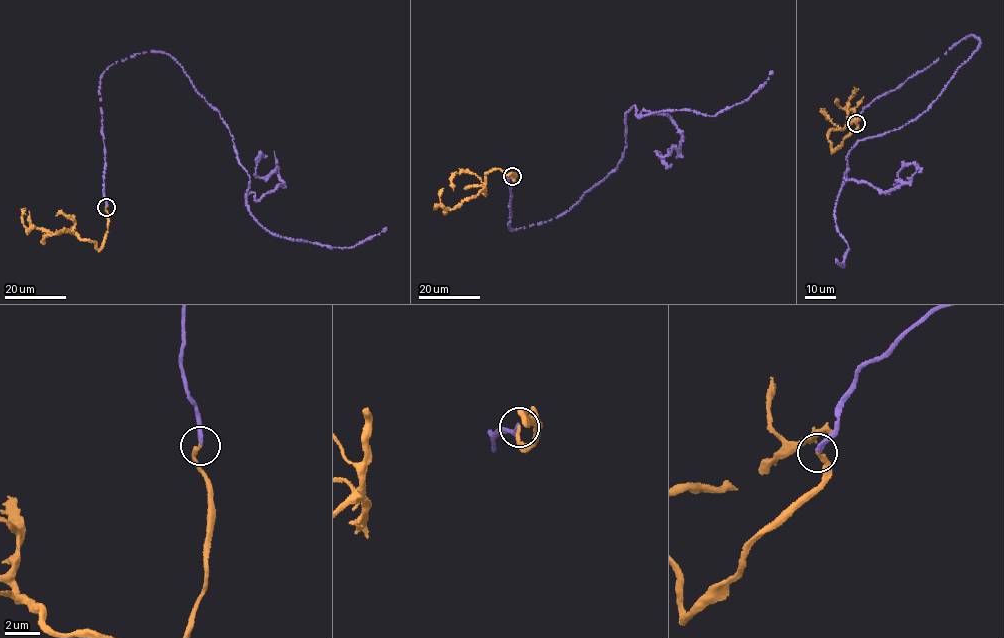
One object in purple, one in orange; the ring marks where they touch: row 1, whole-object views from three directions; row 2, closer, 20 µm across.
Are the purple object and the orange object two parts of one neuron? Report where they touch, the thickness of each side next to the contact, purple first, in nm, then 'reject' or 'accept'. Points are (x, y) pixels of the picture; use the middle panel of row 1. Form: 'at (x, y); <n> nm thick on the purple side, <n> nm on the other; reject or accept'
at (512, 176); 240 nm thick on the purple side, 220 nm on the other; accept

